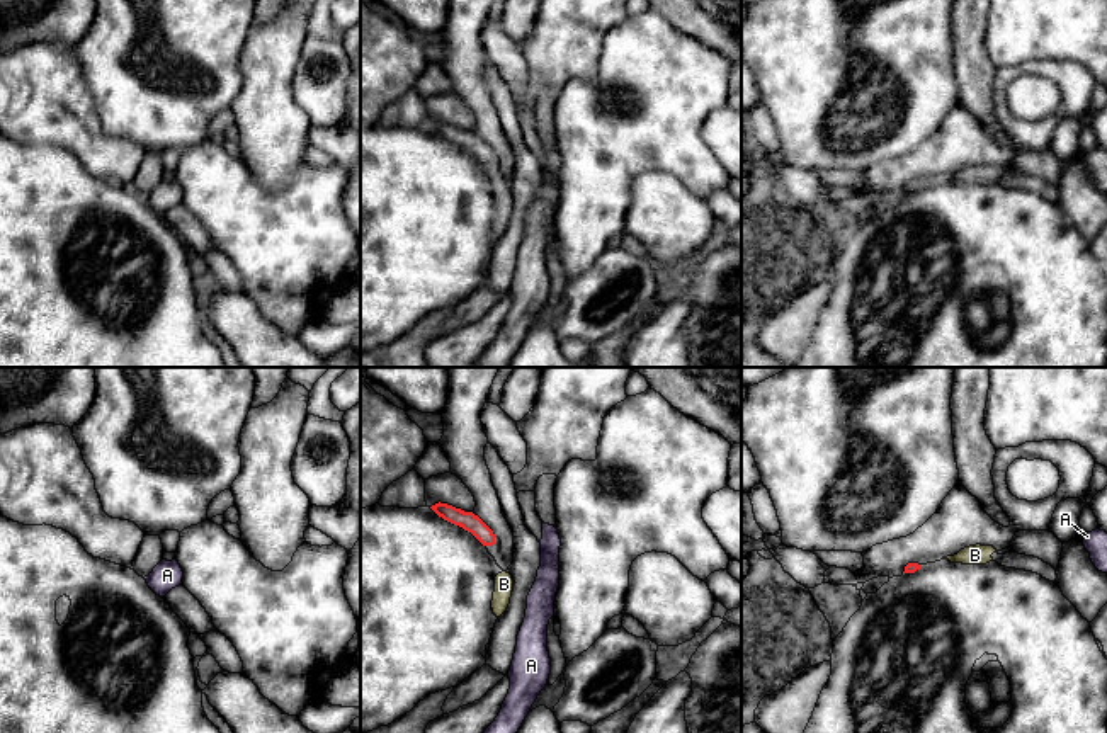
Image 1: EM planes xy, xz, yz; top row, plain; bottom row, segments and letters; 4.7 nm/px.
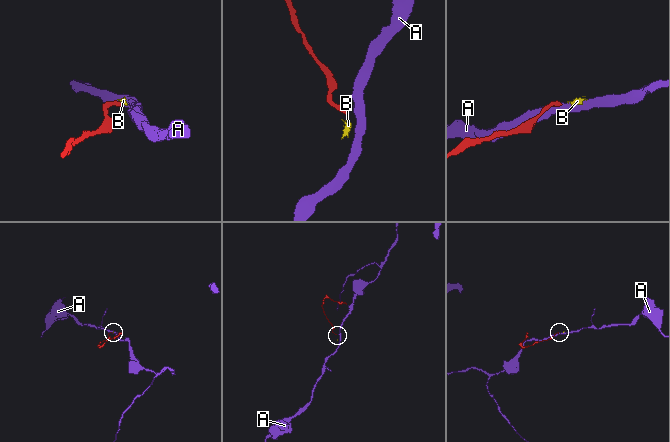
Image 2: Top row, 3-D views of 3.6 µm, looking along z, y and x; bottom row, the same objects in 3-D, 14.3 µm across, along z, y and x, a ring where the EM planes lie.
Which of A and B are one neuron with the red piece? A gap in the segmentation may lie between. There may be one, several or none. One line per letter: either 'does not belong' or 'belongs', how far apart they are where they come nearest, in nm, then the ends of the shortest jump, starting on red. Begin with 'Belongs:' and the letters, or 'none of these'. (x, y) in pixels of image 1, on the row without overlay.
Belongs: B
A: does not belong; 220 nm apart; from red across xz (493, 160), (539, 160)
B: belongs; 110 nm apart; from red across yz (920, 184), (942, 177)

